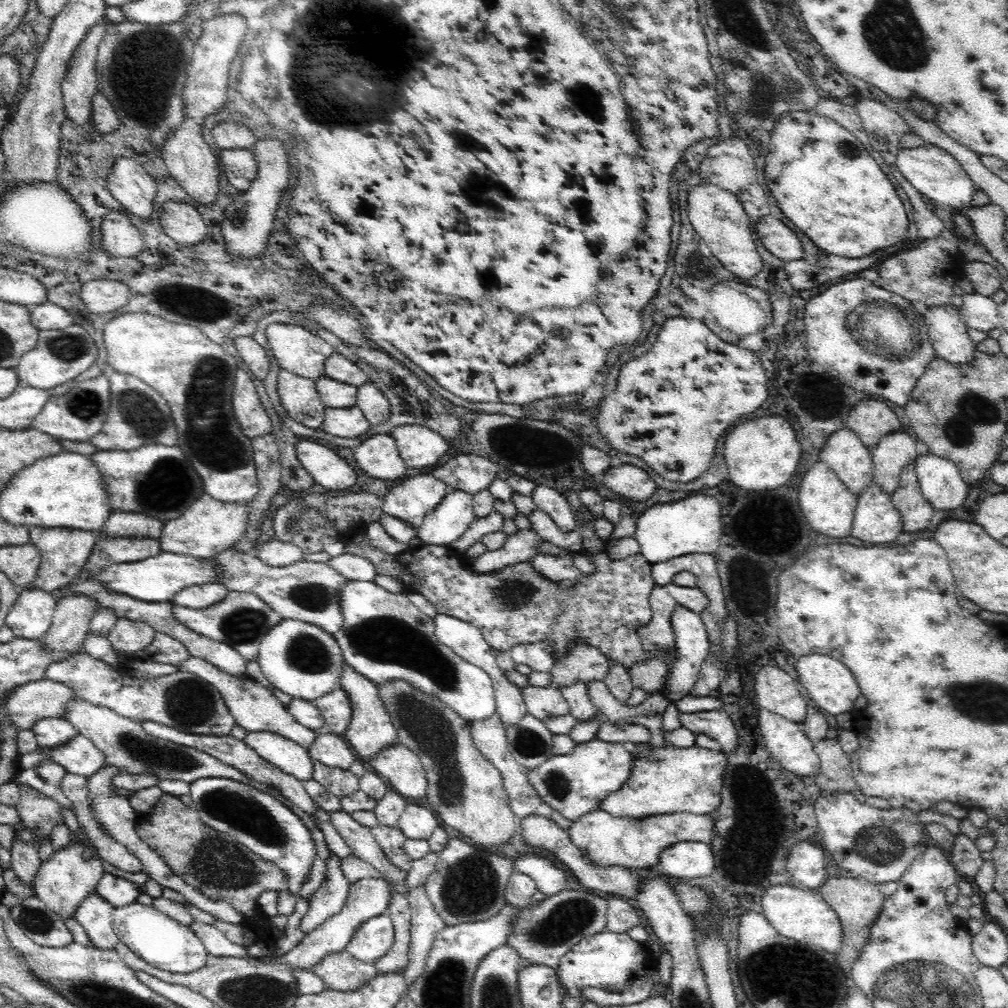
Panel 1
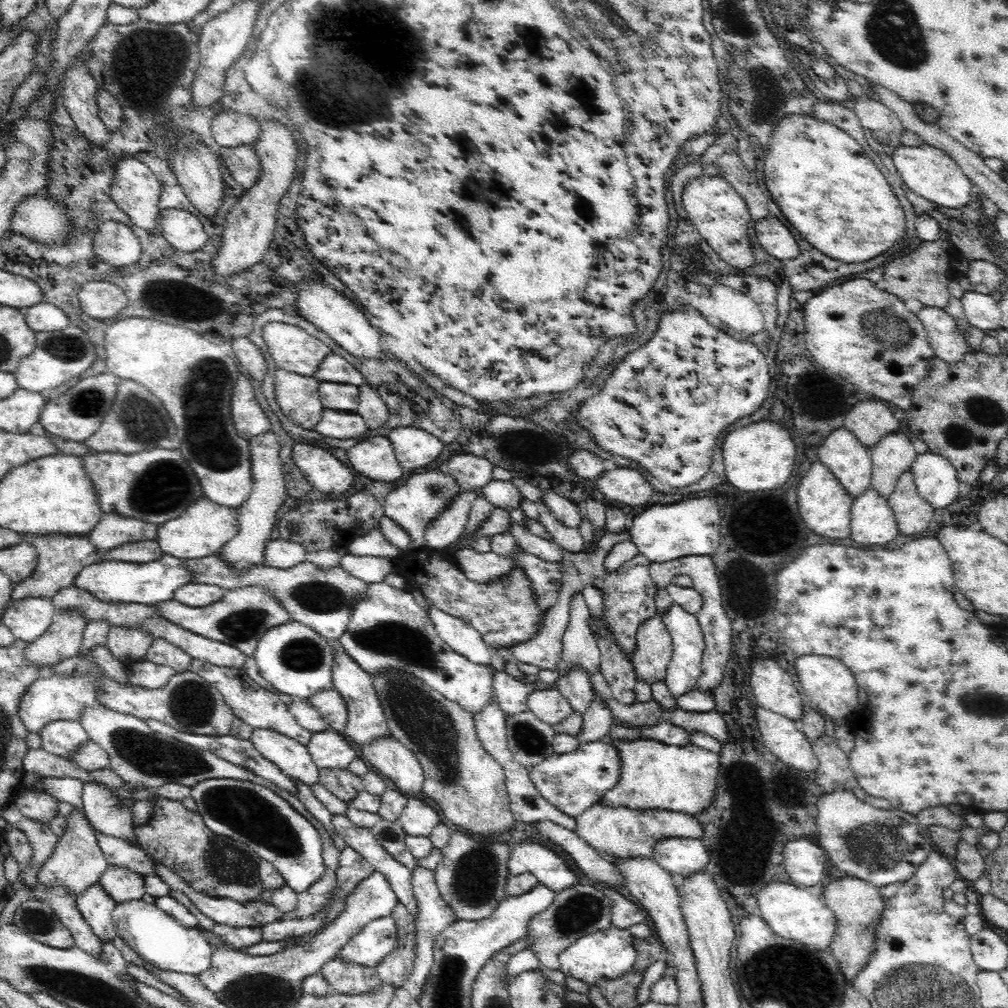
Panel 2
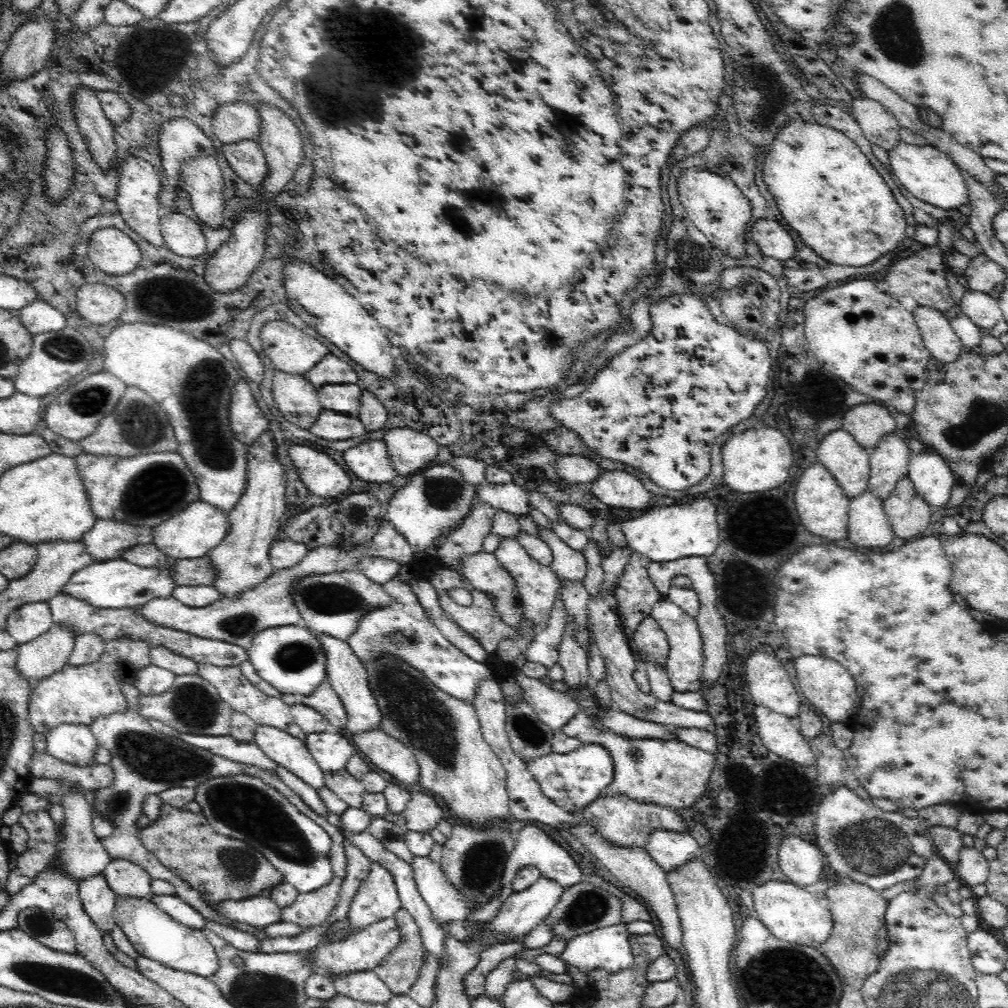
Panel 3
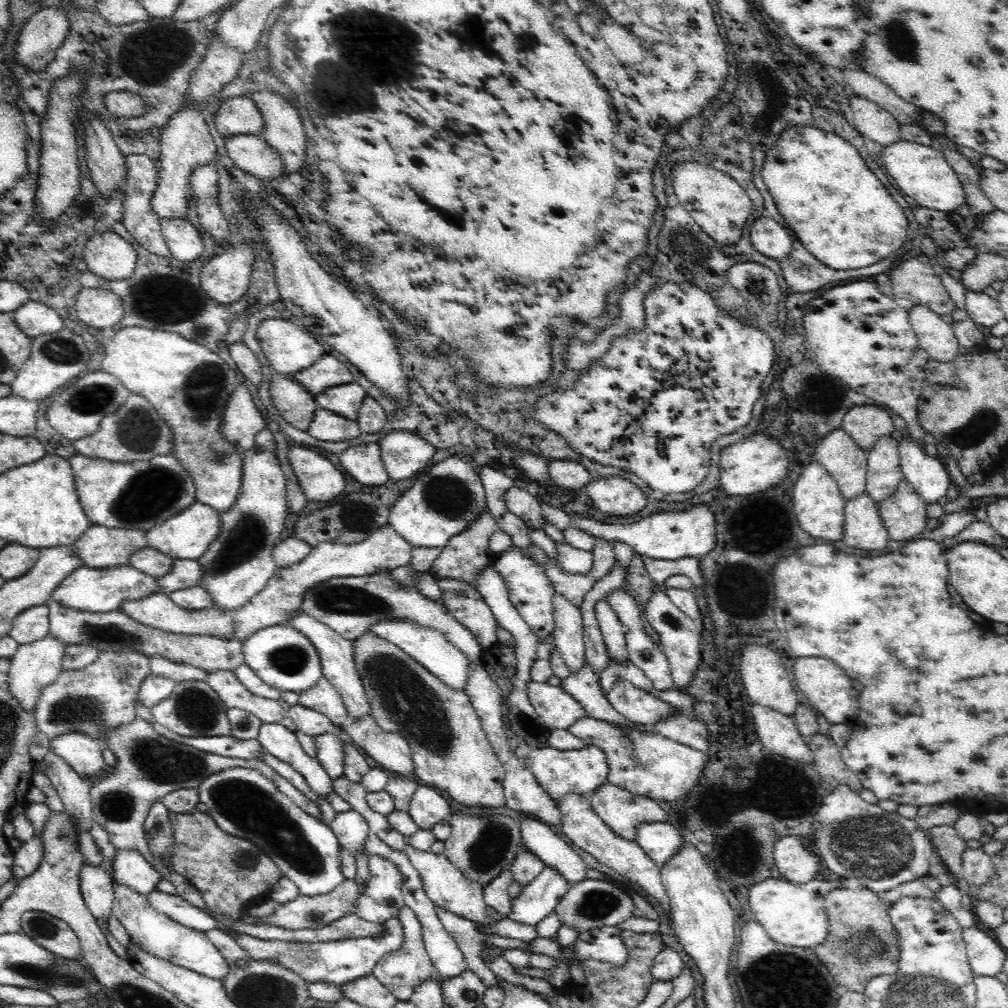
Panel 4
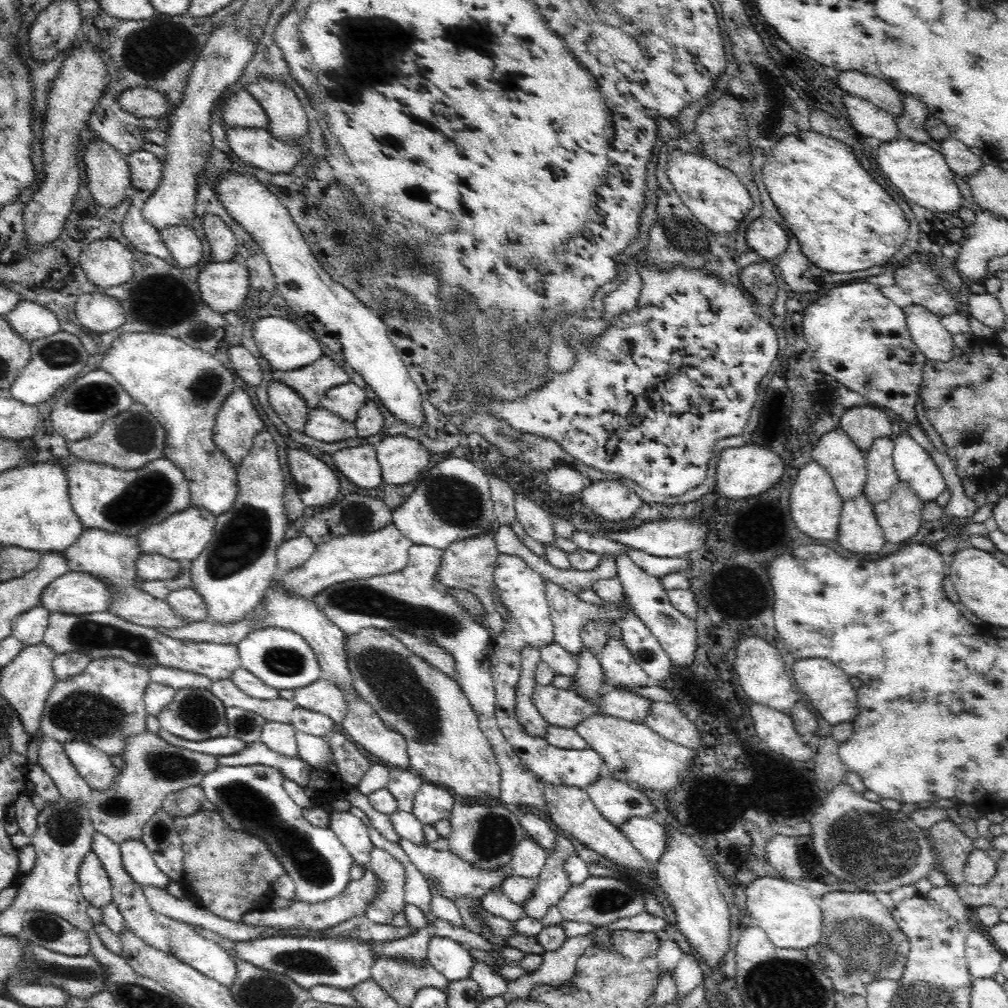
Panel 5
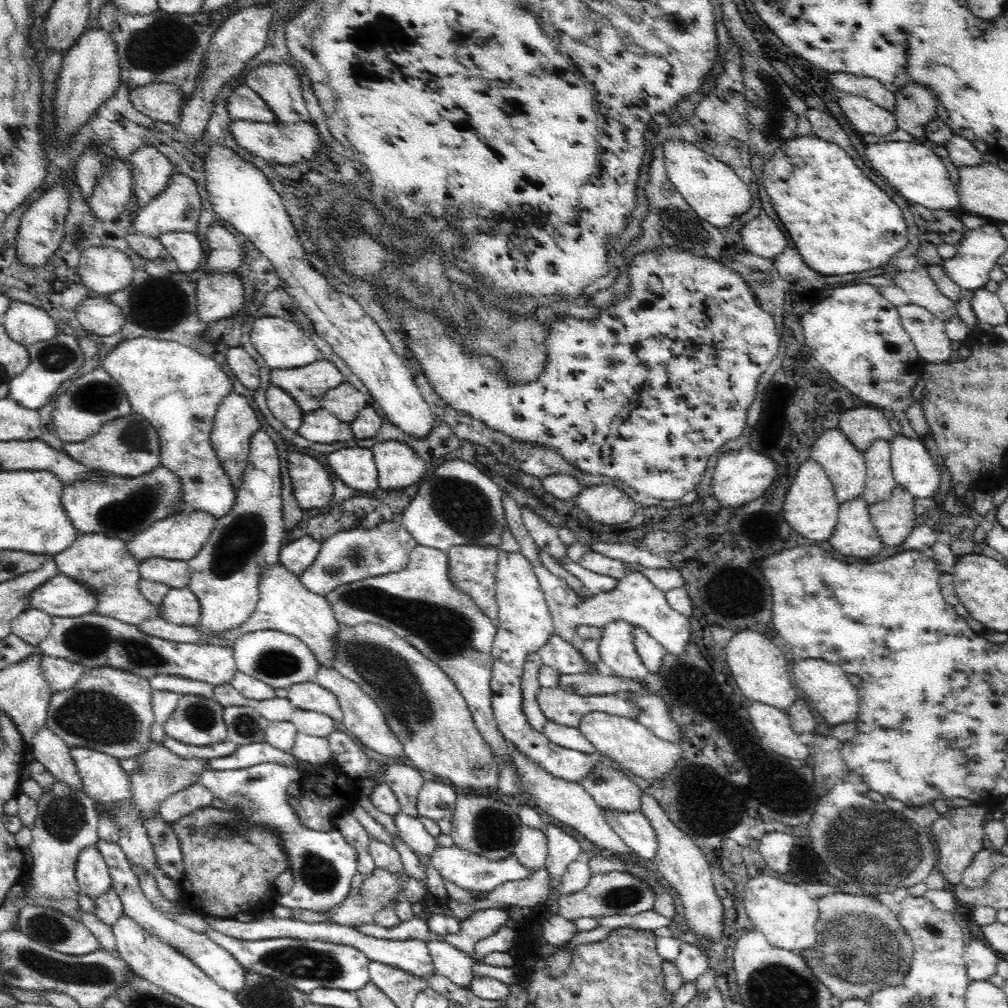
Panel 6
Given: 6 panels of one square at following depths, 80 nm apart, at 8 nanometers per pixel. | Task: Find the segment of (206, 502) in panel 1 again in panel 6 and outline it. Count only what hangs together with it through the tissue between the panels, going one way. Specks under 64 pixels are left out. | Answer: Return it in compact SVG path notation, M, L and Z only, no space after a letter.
M192 509L191 511L176 513L152 524L152 526L138 534L134 539L127 541L127 549L138 561L150 557L189 561L200 552L203 544L210 538L210 534L212 534L216 524L216 518L212 517L212 515L202 510Z

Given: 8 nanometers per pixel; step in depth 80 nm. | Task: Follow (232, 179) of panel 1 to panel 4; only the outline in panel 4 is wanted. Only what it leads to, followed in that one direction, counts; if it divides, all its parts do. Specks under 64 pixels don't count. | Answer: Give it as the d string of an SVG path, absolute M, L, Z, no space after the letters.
M238 135L227 138L224 148L228 157L246 175L259 181L277 179L282 174L282 159L261 136Z

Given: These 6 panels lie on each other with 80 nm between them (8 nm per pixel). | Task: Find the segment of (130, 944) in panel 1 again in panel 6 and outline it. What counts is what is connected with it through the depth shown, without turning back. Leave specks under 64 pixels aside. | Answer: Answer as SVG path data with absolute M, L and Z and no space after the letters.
M98 838L94 847L100 851L104 863L108 865L111 888L116 892L118 899L120 899L123 914L126 917L132 919L136 925L140 925L140 929L147 934L156 935L165 946L174 948L185 958L188 958L201 972L204 972L210 979L214 980L220 988L228 990L232 995L236 995L239 992L238 990L244 987L245 969L239 966L239 963L224 948L214 943L208 935L192 932L186 926L176 923L176 921L168 918L166 914L157 911L150 904L142 890L136 871L128 863L128 859L119 843Z

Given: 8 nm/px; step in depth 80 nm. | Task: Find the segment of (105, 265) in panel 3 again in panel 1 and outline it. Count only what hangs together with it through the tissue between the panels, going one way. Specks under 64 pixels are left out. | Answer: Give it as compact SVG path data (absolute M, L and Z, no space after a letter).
M125 207L122 210L110 210L103 218L102 224L102 247L116 258L132 258L142 250L143 240L139 233L138 225L127 212Z

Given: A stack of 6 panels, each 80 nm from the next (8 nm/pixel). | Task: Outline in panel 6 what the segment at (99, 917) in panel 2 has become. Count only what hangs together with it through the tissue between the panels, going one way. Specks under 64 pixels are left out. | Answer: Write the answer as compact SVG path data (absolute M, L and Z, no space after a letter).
M94 846L80 851L75 871L80 892L92 900L102 897L111 888L108 865Z

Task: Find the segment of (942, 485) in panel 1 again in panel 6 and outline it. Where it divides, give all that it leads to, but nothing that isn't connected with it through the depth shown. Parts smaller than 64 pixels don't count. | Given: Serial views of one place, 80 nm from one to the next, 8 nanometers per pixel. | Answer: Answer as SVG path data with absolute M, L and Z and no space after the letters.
M896 434L891 440L891 464L897 485L908 490L914 498L939 498L941 474L931 455L918 439Z

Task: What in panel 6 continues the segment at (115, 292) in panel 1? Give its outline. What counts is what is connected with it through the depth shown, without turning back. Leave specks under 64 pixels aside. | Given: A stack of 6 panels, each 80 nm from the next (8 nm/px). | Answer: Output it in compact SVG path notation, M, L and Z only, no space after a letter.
M86 296L76 308L76 314L81 328L98 336L116 334L124 326L122 310L106 296Z

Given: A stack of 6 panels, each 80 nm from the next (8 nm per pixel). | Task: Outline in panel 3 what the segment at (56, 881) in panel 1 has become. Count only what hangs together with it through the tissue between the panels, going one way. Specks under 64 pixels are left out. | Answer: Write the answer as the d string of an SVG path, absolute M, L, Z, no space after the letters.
M82 788L68 791L62 797L62 804L65 810L65 821L59 831L60 837L57 840L56 851L48 867L74 879L74 883L79 886L85 878L99 875L111 860L93 830L91 812L86 805L86 797L82 793Z

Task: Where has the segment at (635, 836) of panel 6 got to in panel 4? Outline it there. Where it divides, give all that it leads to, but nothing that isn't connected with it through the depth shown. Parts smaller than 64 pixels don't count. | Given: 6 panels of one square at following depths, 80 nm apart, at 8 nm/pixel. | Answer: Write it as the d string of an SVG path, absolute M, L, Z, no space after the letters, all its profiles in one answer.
M661 822L641 824L635 841L659 867L666 866L688 843L670 823Z

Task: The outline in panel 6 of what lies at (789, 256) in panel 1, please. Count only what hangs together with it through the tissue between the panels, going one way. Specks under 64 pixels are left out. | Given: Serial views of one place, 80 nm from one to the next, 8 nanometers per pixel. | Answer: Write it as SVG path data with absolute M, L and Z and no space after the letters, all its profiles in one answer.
M760 214L752 222L747 222L740 232L743 245L748 252L765 259L777 257L786 248L782 226Z

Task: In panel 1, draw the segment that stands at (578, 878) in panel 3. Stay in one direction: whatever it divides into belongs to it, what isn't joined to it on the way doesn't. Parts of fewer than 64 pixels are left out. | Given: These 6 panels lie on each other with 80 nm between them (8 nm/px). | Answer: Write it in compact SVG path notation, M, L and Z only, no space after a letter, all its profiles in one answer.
M532 853L519 858L514 863L516 870L527 874L535 882L537 890L546 897L565 888L566 874L546 858L536 857Z

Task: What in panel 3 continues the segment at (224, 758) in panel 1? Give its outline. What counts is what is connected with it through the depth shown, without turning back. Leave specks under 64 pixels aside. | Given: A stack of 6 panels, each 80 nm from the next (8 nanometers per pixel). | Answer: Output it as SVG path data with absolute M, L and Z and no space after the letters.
M156 719L148 720L148 723L150 723L153 730L161 734L208 750L208 752L227 758L232 762L260 768L262 771L268 771L272 775L277 775L277 764L273 760L270 760L254 741L240 742L231 735L208 736L204 734L183 734Z

